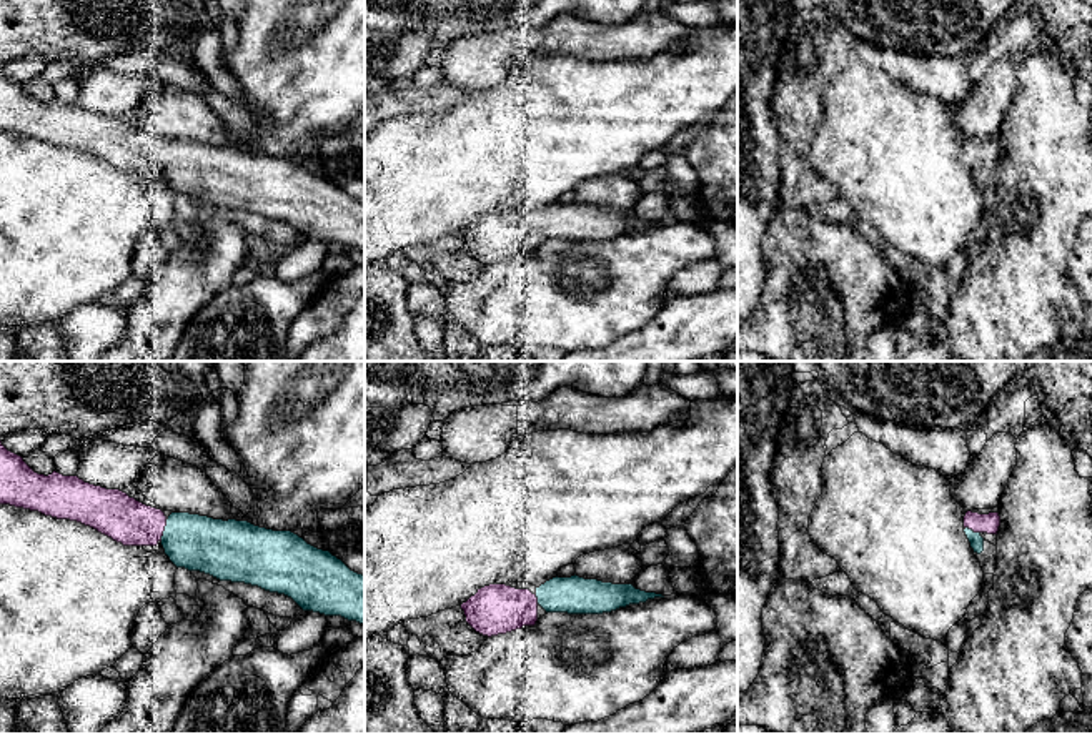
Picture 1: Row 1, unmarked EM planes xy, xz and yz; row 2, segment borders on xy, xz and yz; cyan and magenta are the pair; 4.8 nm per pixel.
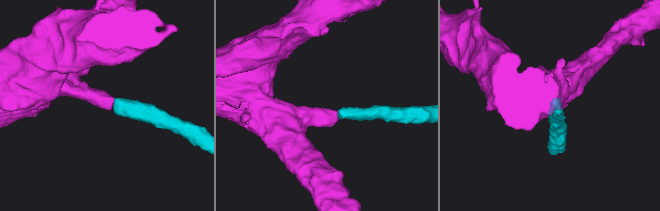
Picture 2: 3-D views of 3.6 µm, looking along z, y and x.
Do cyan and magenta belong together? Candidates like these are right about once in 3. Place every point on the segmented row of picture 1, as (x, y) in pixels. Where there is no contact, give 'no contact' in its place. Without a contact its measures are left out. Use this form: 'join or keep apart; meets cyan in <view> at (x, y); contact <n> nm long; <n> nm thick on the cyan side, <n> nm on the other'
join; meets cyan in xy at (165, 530); contact 110 nm long; 280 nm thick on the cyan side, 220 nm on the other

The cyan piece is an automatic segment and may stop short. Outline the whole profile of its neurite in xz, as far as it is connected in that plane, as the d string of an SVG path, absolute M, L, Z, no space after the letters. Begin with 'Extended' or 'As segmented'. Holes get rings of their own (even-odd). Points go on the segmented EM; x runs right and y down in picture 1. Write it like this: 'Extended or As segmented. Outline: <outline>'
Extended. Outline: M579 576L571 578L553 578L536 588L533 594L529 589L516 589L506 584L489 584L466 603L461 604L466 622L483 636L506 634L523 626L534 626L538 621L538 608L541 606L546 612L568 612L568 614L603 614L611 612L629 604L646 603L648 599L664 598L663 594L646 593L636 589L633 584L613 584L598 579L584 579Z

